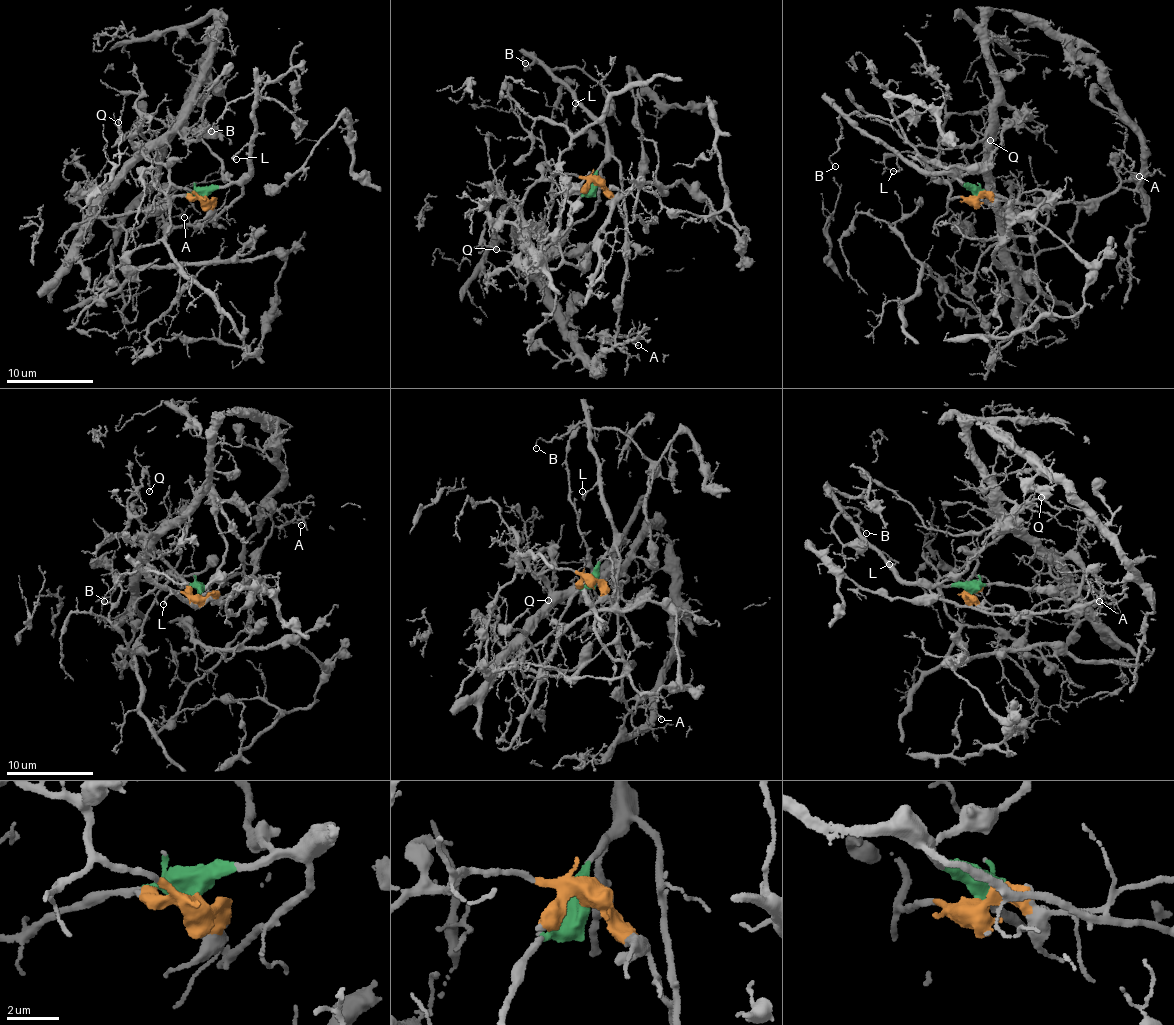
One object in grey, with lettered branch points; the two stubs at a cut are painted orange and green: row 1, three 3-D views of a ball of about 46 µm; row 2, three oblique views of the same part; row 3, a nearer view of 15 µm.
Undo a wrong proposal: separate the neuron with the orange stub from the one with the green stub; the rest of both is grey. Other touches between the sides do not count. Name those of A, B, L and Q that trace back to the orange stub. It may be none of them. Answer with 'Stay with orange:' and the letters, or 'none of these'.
Stay with orange: A, Q

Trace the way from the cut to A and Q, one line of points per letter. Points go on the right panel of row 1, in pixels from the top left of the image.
A: (975, 197), (947, 183), (993, 128), (997, 9), (1096, 67), (1139, 137), (1121, 179), (1138, 176)
Q: (975, 197), (951, 199), (947, 183), (960, 171), (940, 161), (942, 125), (953, 113), (978, 113), (990, 140)

